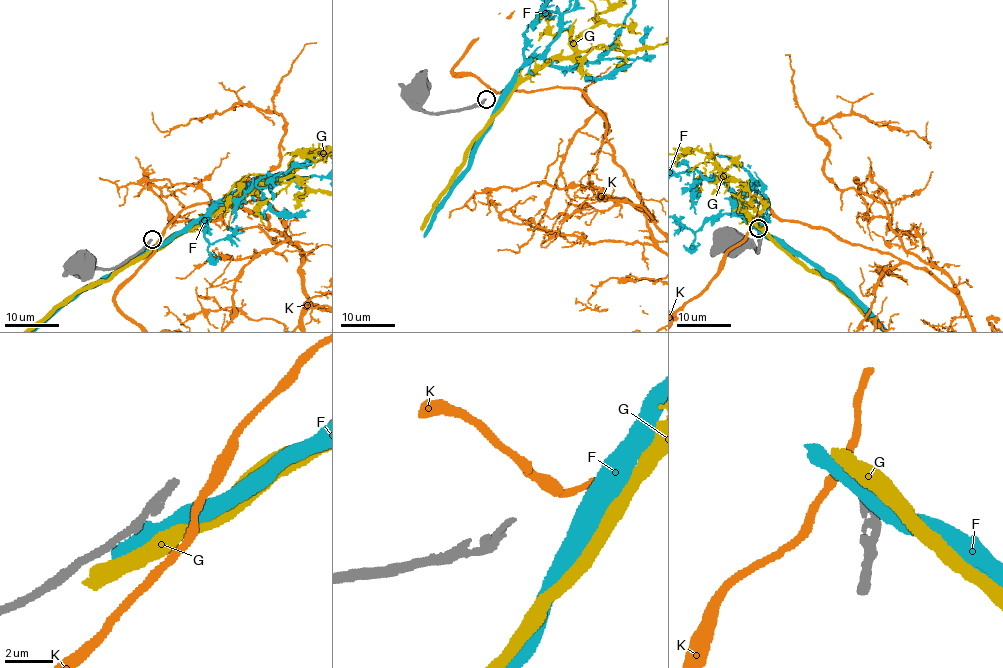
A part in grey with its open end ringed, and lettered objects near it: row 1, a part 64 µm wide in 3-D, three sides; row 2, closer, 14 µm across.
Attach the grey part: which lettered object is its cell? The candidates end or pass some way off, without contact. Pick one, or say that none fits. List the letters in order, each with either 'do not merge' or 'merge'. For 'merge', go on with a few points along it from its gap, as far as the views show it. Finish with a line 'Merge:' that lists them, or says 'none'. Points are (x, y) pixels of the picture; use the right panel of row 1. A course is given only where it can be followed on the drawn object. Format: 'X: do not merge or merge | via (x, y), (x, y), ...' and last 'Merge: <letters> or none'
F: do not merge
G: do not merge
K: do not merge
Merge: none

